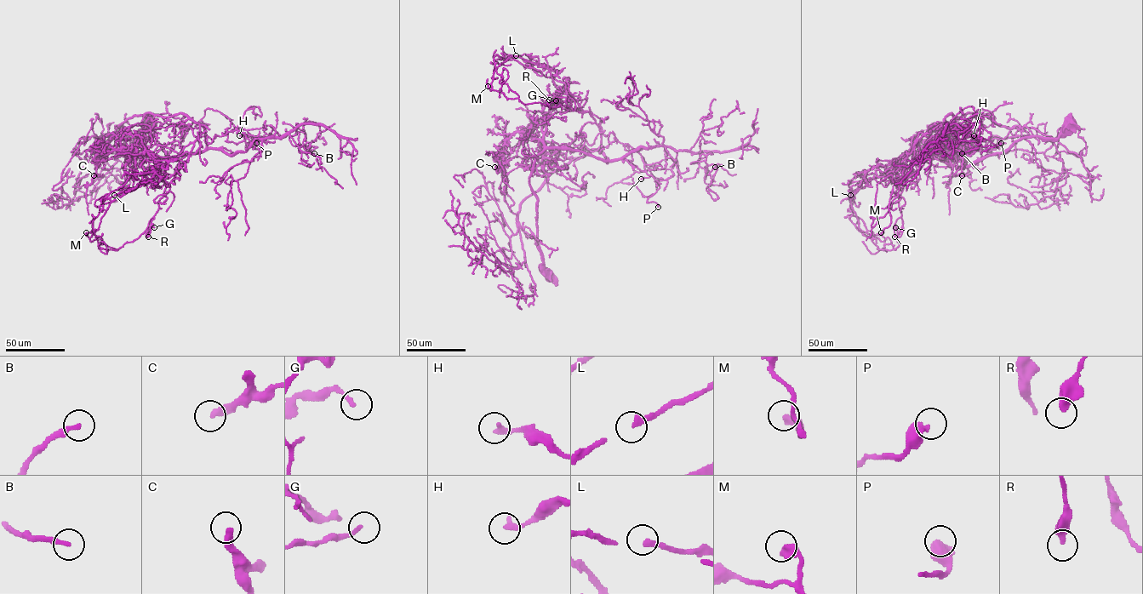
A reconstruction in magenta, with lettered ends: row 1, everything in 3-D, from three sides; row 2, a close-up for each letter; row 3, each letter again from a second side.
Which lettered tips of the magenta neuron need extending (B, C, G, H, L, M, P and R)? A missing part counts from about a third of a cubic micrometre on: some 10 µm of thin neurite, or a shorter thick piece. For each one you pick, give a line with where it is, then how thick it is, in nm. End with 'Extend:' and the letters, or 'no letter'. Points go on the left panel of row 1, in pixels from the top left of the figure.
B: (314, 153) | 260 nm
C: (94, 175) | 320 nm
Extend: B, C

